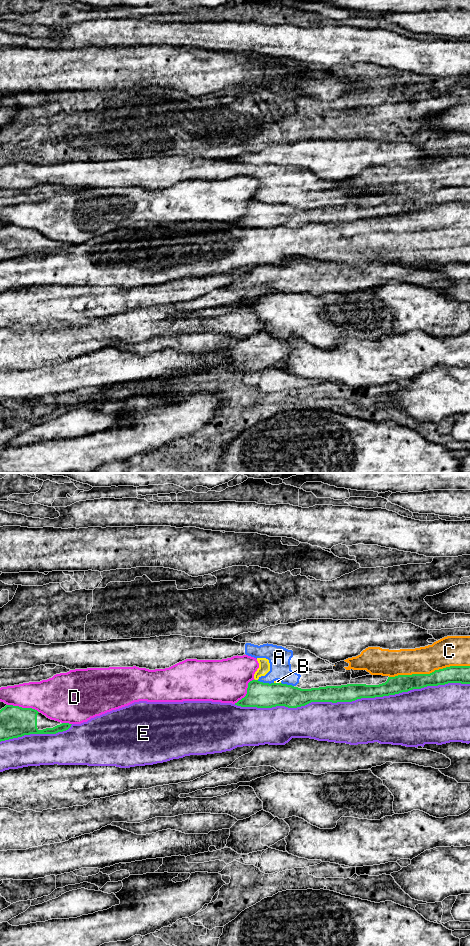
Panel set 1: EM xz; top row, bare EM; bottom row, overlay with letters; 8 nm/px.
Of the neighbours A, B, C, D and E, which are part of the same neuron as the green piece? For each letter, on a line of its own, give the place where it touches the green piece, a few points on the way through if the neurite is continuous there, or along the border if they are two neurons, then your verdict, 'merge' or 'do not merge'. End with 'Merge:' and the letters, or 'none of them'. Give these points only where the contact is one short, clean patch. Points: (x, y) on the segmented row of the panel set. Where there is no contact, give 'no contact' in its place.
A: meets green in xz at (265, 683); border along xz (257, 680), (263, 683), (273, 683); do not merge
B: meets green in xz at (256, 680); border along xz (255, 679), (257, 680); do not merge
C: meets green in xz at (430, 673); do not merge
D: meets green in xz at (23, 708); do not merge
E: meets green in xz at (351, 701); do not merge
Merge: none of them

